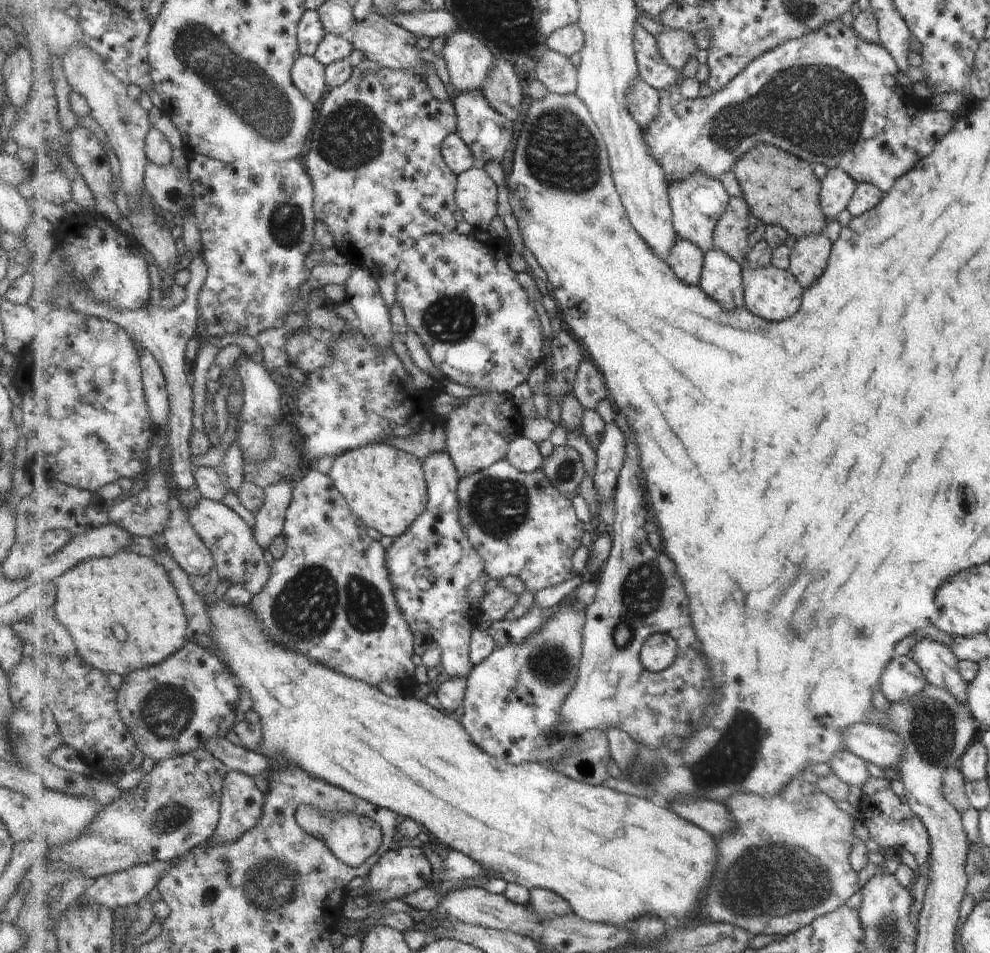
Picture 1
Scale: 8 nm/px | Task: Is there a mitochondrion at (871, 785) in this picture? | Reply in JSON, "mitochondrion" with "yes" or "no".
{"mitochondrion":"no"}

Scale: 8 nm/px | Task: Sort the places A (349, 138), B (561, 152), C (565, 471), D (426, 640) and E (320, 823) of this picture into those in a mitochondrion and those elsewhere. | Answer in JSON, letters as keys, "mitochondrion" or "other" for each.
{"A":"mitochondrion","B":"mitochondrion","C":"mitochondrion","D":"other","E":"other"}

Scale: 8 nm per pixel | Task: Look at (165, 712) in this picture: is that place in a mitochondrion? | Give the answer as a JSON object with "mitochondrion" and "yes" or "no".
{"mitochondrion":"yes"}

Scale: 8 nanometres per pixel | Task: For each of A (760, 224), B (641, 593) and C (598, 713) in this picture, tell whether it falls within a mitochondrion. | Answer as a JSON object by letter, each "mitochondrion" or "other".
{"A":"other","B":"mitochondrion","C":"other"}

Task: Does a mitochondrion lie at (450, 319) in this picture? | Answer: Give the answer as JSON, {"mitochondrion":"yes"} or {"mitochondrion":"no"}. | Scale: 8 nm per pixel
{"mitochondrion":"yes"}

